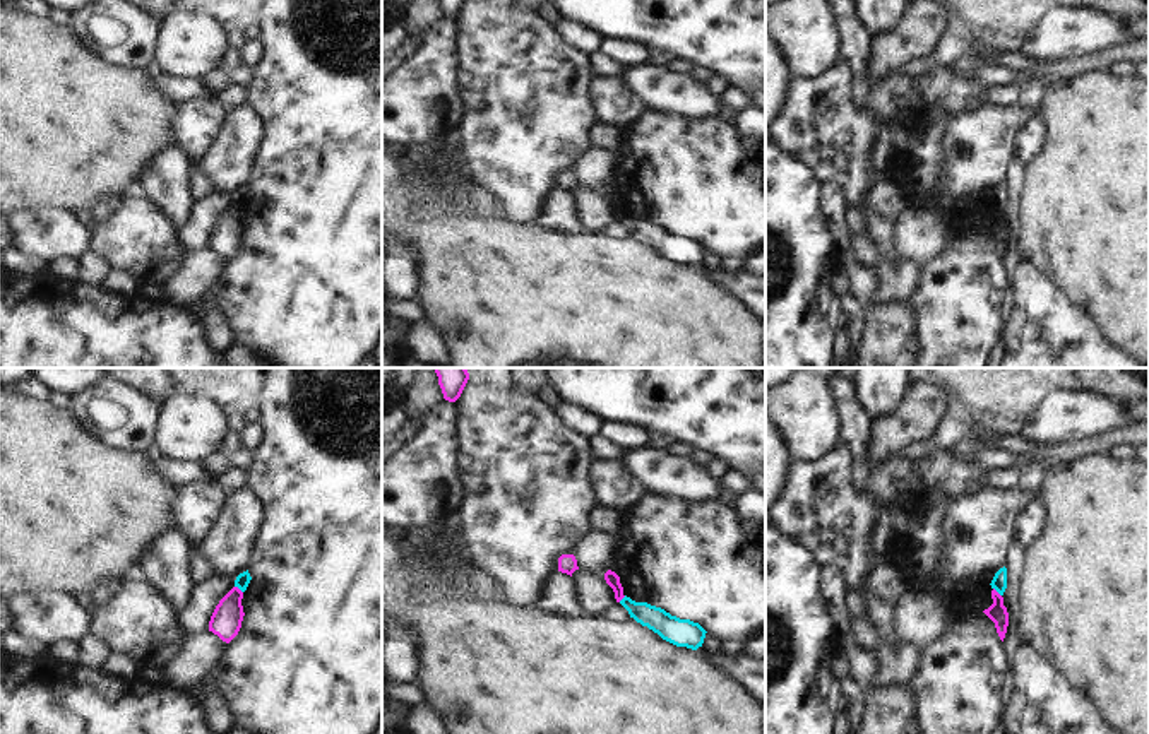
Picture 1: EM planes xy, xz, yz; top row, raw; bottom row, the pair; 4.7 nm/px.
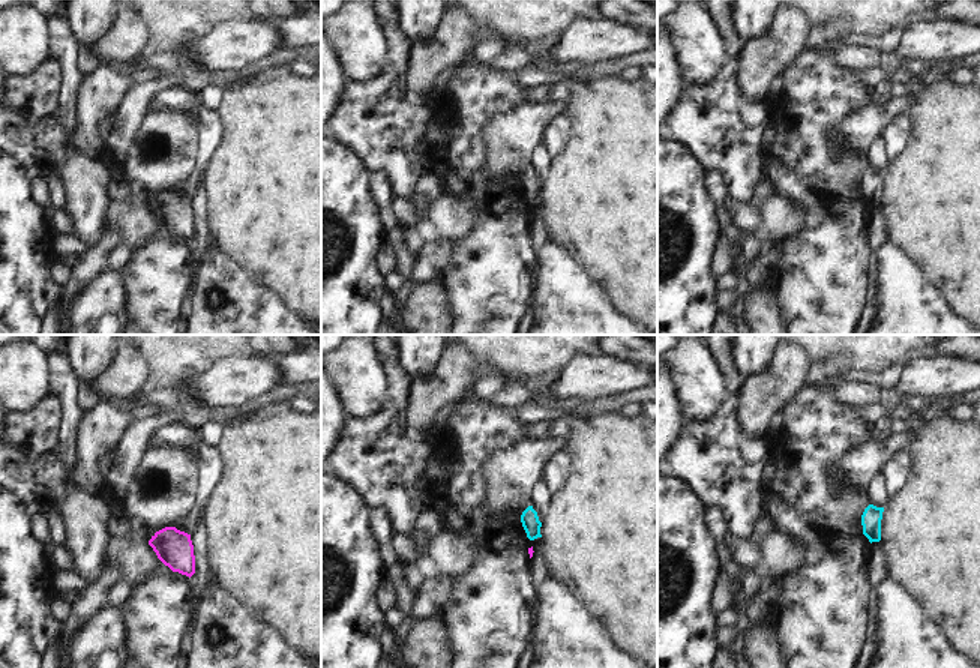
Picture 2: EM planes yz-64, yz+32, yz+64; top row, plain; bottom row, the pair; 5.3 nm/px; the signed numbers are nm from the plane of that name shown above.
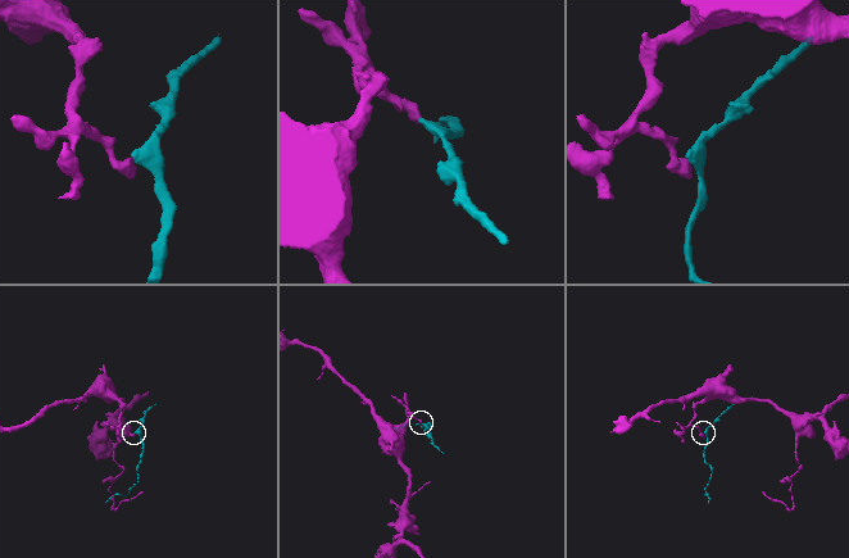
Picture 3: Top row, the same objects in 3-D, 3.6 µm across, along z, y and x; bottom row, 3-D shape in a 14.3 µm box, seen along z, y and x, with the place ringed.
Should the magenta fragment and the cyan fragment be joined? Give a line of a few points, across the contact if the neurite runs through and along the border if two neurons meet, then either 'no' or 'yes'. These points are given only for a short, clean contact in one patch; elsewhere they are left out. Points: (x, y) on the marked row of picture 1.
line xy (235, 586), (242, 592); no

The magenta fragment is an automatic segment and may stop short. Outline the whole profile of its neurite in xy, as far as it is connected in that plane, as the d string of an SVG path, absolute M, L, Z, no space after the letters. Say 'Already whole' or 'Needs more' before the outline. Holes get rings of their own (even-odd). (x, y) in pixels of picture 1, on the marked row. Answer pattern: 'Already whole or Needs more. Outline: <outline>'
Already whole. Outline: M233 587L216 606L211 621L209 631L217 635L223 642L229 643L240 631L243 621L243 592L238 587Z

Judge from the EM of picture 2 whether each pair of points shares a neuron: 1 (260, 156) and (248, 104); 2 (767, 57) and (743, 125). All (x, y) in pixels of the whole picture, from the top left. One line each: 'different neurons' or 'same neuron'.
1: same neuron
2: different neurons

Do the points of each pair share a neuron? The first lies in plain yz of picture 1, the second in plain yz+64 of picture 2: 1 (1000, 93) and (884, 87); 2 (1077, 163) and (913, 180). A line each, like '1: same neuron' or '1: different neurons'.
1: same neuron
2: same neuron

